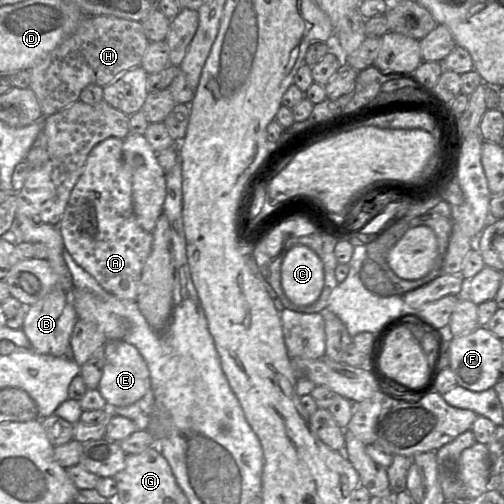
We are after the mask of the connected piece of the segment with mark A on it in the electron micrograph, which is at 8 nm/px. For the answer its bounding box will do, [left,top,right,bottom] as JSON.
[59,137,153,301]

